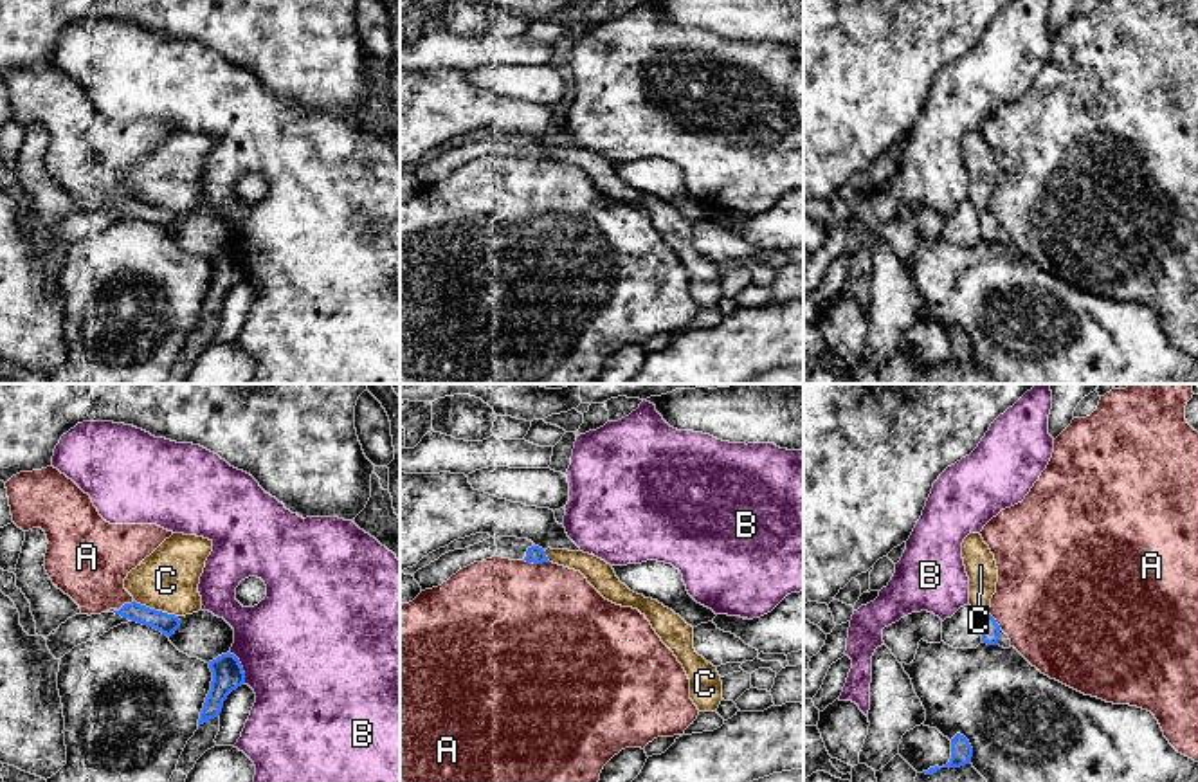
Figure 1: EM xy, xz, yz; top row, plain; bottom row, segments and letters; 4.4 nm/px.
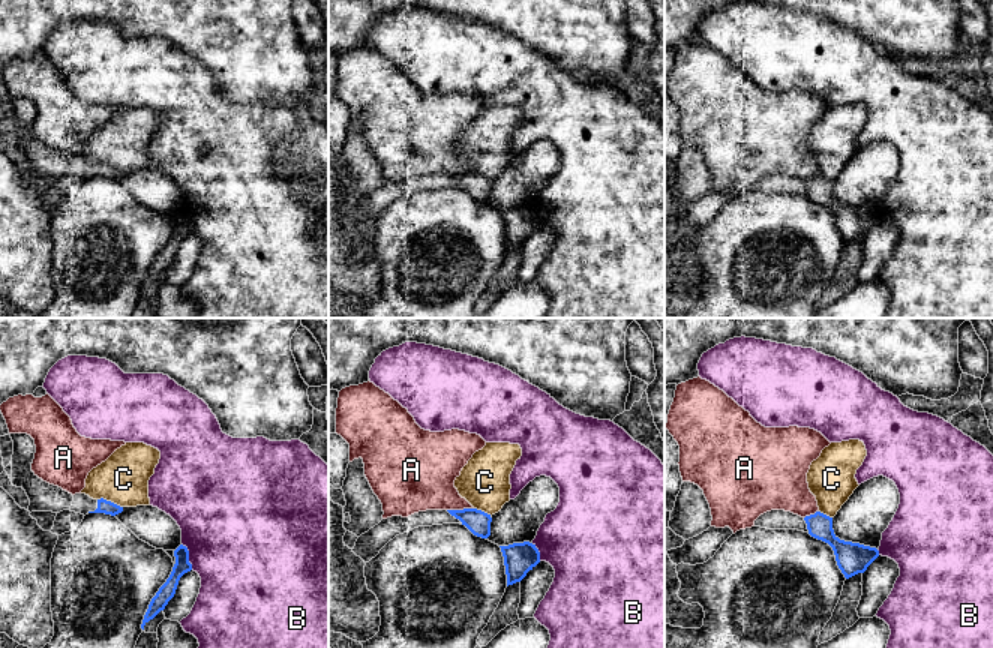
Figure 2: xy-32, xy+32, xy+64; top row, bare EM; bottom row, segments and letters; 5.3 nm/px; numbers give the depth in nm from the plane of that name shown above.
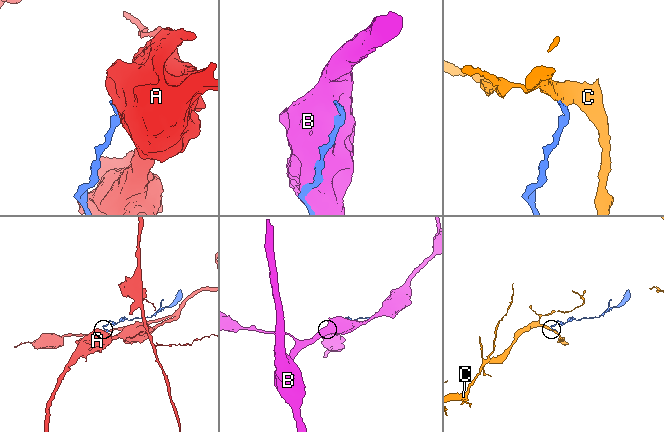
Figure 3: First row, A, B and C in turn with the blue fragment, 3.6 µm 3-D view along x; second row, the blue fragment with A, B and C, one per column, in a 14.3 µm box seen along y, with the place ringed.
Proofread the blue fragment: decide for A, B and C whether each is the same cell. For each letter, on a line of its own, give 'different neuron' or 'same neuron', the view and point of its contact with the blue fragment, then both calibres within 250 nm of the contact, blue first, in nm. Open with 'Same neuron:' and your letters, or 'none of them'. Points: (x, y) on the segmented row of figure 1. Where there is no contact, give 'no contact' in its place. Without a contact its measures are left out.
Same neuron: none of them
A: different neuron | xz (537, 563) | 80/500 nm
B: different neuron | xy (242, 667) | 140/500 nm
C: different neuron | xy (157, 611) | 90/280 nm

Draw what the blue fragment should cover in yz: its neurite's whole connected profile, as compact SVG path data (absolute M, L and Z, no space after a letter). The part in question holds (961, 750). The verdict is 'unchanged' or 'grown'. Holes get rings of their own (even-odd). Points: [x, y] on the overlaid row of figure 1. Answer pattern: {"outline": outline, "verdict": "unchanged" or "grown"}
{"outline": "M957 733L951 739L951 759L942 768L960 768L964 764L969 764L971 757L973 757L973 748L969 741L964 735Z", "verdict": "unchanged"}

